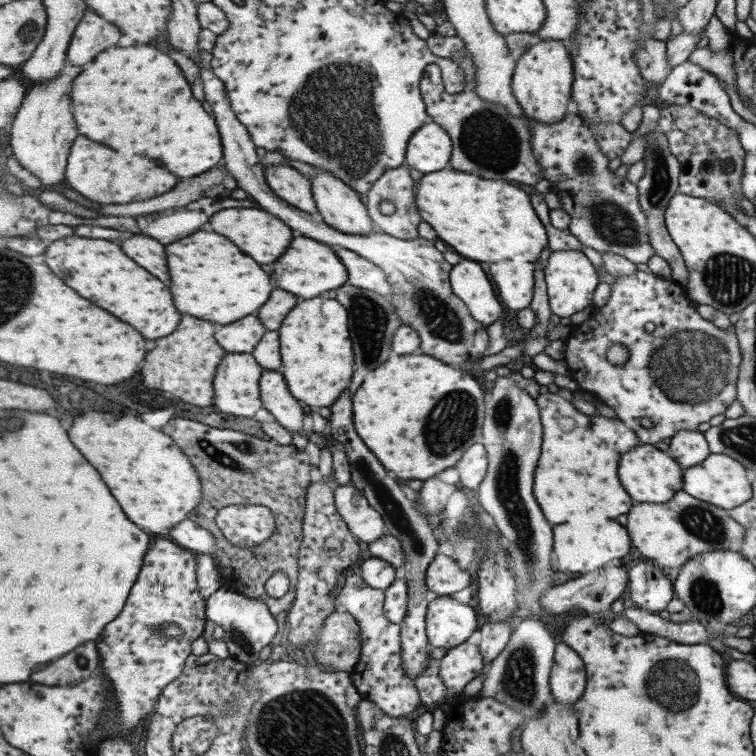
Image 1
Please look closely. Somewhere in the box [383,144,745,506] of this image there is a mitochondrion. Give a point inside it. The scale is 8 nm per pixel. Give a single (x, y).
(688, 367)

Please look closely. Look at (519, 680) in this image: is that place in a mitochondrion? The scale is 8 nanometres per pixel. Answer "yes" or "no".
yes

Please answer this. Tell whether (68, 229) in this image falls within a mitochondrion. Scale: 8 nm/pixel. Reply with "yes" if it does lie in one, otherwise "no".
no

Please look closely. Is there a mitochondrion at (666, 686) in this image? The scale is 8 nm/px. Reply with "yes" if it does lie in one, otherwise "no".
yes

